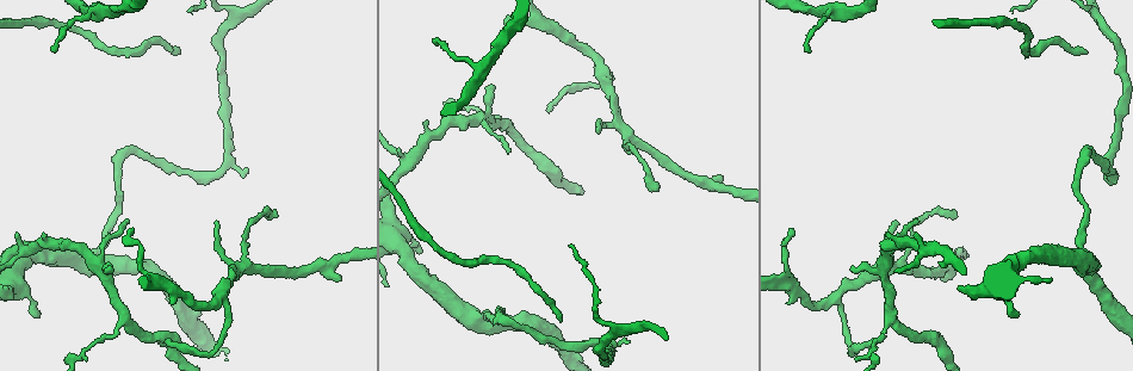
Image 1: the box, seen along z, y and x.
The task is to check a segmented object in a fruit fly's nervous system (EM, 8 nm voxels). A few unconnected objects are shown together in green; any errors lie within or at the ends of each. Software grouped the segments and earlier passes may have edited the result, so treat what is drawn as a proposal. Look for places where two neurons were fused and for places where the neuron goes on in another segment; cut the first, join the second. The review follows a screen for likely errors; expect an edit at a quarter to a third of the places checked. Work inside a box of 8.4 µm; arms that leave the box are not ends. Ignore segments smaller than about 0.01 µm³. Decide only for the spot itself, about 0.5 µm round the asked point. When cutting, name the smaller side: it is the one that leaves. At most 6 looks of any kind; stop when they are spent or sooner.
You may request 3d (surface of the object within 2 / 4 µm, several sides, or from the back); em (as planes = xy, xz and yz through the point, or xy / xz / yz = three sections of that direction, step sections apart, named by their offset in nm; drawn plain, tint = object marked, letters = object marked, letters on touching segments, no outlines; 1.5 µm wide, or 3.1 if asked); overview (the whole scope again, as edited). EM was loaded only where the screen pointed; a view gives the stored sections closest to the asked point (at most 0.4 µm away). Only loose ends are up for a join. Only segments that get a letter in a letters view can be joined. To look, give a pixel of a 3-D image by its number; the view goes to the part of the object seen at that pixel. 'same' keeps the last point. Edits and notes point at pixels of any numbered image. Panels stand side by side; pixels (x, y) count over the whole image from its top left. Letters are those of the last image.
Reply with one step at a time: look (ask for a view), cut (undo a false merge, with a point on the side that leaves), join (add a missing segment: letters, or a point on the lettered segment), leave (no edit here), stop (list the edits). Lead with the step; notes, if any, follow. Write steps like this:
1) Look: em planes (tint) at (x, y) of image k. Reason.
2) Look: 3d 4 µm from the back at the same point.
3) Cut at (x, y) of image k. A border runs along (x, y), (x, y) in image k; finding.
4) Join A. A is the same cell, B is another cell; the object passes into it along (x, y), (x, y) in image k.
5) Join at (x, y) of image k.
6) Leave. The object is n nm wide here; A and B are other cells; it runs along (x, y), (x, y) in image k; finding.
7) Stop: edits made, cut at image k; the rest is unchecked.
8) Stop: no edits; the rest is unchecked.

Look: 3d 2 µm at (591, 86) of image 1.

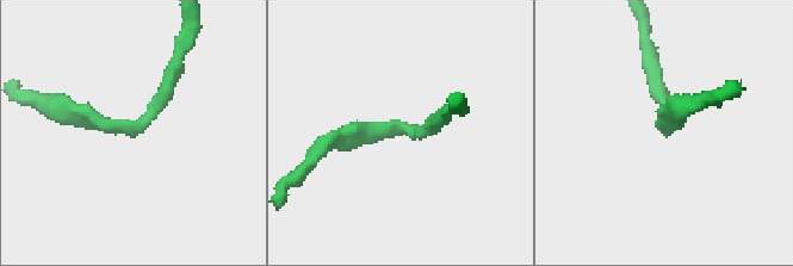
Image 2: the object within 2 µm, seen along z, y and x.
Look: em planes (letters) at (406, 133) of image 2. Shape alone is not enough.

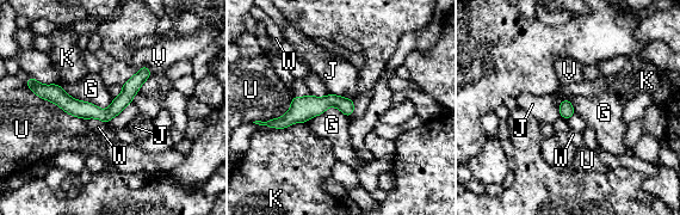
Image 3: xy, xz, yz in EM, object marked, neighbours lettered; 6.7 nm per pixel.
Leave. The object is 100 nm wide here; G, J, K, U, V and W are other cells; all the same neuron.

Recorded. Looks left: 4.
Look: 3d 4 µm at (216, 224) of image 1. Thin end.

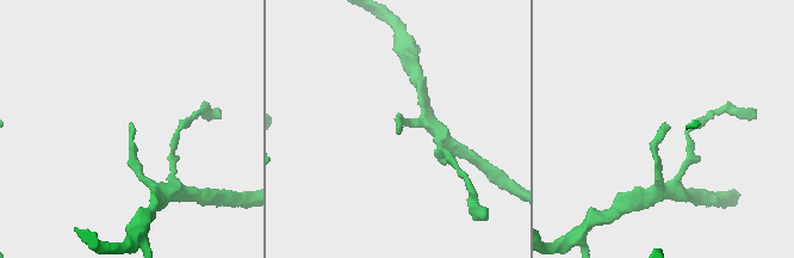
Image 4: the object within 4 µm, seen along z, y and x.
Look: em yz step 4 (tint) at (667, 124) of image 4. Need the tissue.

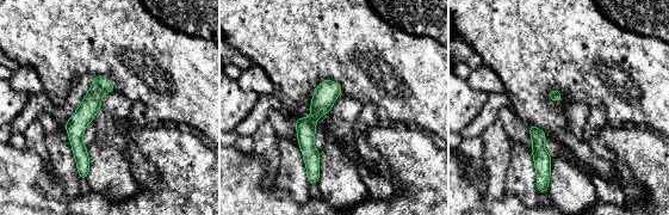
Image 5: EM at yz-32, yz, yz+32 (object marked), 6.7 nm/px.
Look: em planes (letters) at the same point.

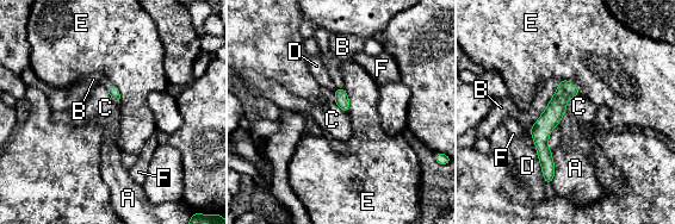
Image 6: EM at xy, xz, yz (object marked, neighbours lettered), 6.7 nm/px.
Leave. The longest contact is with B, 400 nm; A, B, C, D, E and F are other cells; a border runs along (344, 88), (348, 99), (348, 112) in image 6; no lettered segment goes on from it.

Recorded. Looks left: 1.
Stop: no edits; the rest is unchecked.

